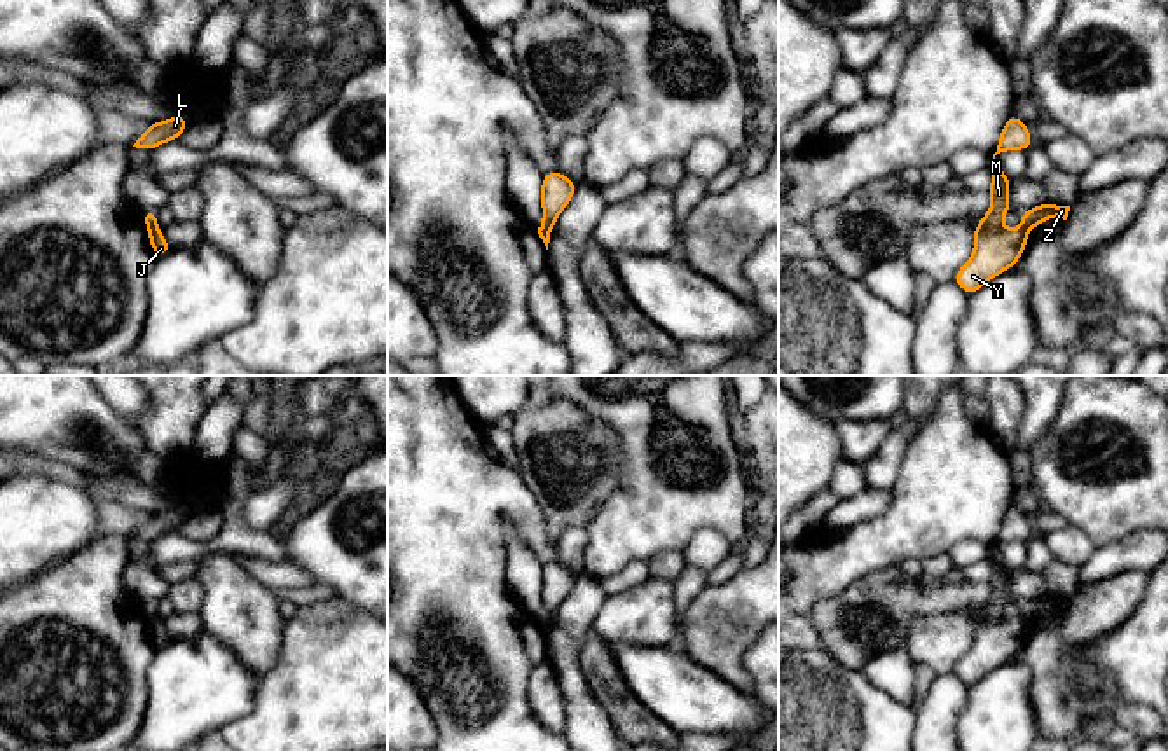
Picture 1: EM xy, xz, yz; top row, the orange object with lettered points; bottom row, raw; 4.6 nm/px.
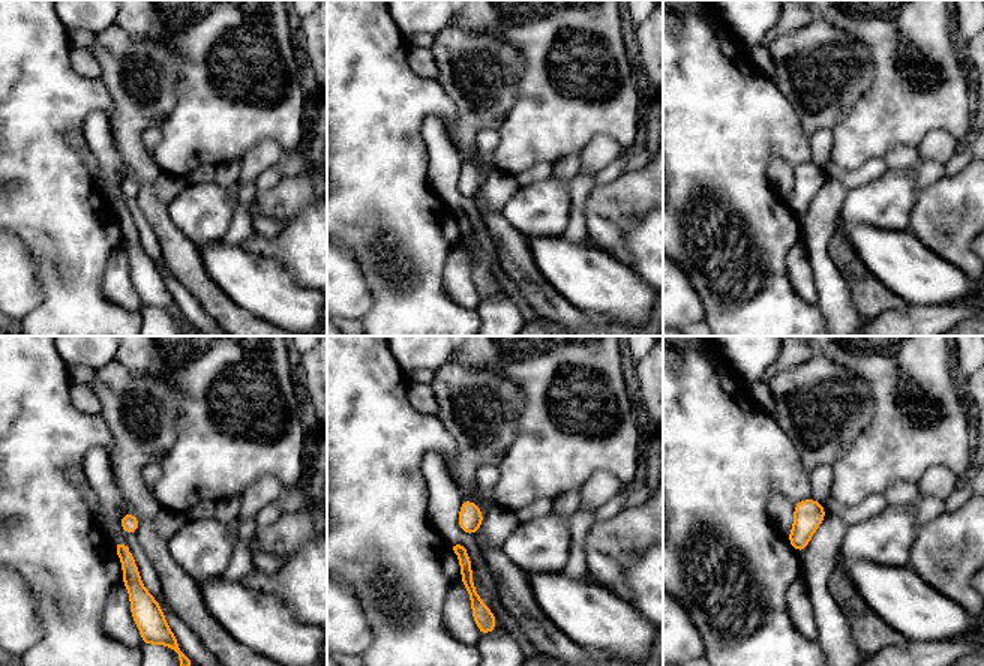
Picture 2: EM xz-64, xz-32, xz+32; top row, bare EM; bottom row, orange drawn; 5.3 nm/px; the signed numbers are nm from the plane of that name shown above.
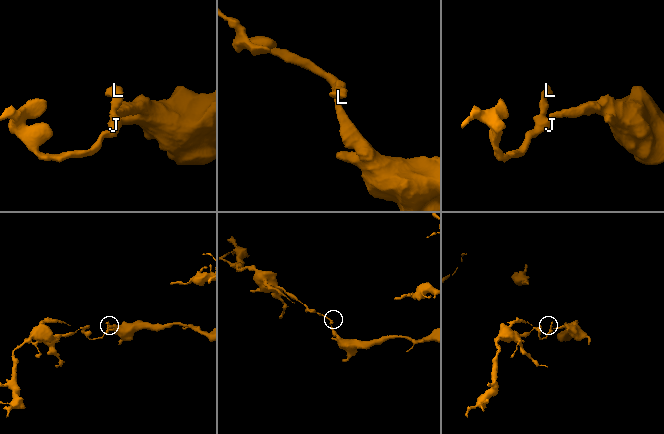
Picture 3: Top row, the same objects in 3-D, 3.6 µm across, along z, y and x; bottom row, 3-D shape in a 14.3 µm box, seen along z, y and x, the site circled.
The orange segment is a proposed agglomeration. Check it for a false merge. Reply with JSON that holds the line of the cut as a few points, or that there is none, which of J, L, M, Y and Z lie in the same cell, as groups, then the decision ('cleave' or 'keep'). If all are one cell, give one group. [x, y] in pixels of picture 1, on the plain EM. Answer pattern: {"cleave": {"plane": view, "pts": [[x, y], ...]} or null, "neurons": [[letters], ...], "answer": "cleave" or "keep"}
{"cleave": {"plane": "xy", "pts": [[158, 617], [149, 620]]}, "neurons": [["J", "L", "M", "Y"], ["Z"]], "answer": "cleave"}

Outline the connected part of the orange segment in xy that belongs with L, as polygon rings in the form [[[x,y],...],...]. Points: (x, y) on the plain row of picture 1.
[[[175,506],[166,512],[150,513],[150,519],[136,531],[133,538],[152,541],[166,533],[180,531],[187,517],[189,512],[185,506]]]

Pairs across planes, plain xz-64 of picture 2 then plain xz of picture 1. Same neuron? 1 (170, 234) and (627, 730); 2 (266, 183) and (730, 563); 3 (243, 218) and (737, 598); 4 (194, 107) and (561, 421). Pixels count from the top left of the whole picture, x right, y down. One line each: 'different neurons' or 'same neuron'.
1: same neuron
2: same neuron
3: different neurons
4: different neurons

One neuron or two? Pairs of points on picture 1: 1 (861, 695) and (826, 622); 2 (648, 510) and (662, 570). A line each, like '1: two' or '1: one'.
1: two
2: two

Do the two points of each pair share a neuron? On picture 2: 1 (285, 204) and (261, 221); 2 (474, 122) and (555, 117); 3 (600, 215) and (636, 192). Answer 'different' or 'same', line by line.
1: same
2: different
3: same

